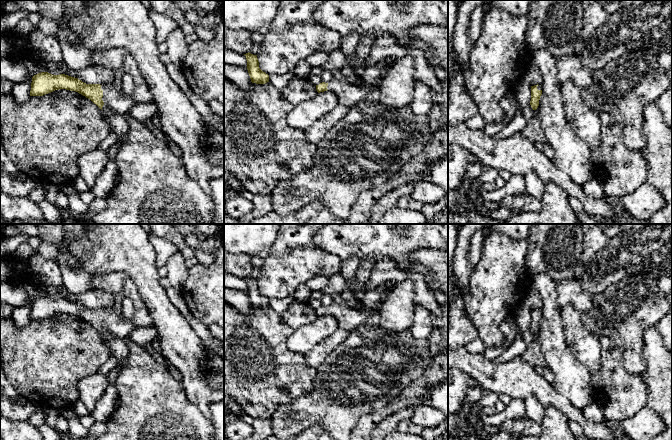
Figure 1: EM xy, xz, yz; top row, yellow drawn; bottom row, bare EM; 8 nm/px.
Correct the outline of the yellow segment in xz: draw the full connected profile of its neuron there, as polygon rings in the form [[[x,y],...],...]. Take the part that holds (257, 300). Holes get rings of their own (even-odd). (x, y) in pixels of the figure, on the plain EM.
[[[251,277],[244,278],[247,284],[247,294],[252,307],[265,308],[269,306],[269,299],[259,292],[257,279]]]

